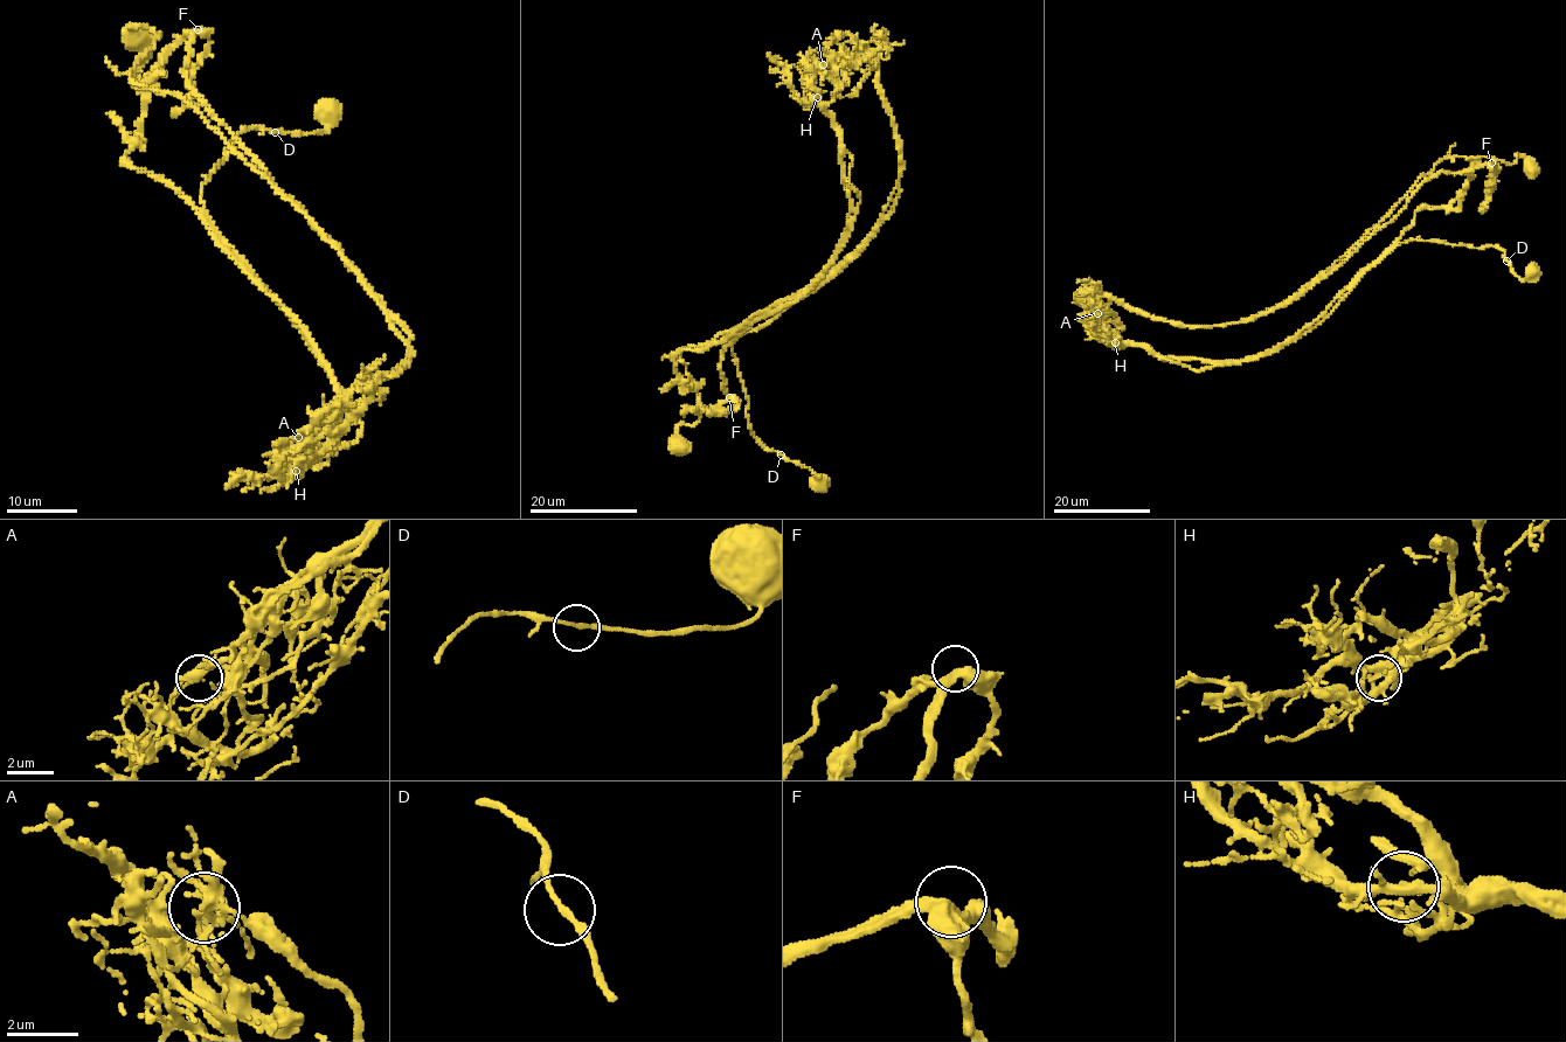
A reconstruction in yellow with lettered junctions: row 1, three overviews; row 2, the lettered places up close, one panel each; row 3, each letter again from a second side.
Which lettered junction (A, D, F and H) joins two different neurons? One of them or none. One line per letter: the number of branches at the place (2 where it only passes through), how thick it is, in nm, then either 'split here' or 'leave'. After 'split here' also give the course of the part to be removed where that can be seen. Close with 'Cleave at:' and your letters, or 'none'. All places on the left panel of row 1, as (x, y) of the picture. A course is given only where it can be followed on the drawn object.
A: branches 3; calibre 100 nm; split here; course (298, 437), (309, 463), (333, 451), (348, 404), (202, 187), (236, 134), (323, 132), (327, 102)
D: branches 2; calibre 140 nm; leave
F: branches 3; calibre 380 nm; leave
H: branches 3; calibre 280 nm; leave
Cleave at: A

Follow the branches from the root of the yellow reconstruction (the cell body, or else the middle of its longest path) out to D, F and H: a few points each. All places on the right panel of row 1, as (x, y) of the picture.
D: (1532, 168), (1441, 158), (1248, 319), (1096, 306), (1122, 344), (1241, 361), (1314, 328), (1400, 243), (1506, 261)
F: (1532, 168), (1517, 154), (1510, 164), (1441, 158), (1364, 238), (1436, 173), (1491, 162)
H: (1532, 168), (1517, 154), (1510, 164), (1441, 158), (1330, 266), (1248, 319), (1177, 326), (1101, 293), (1115, 342)

